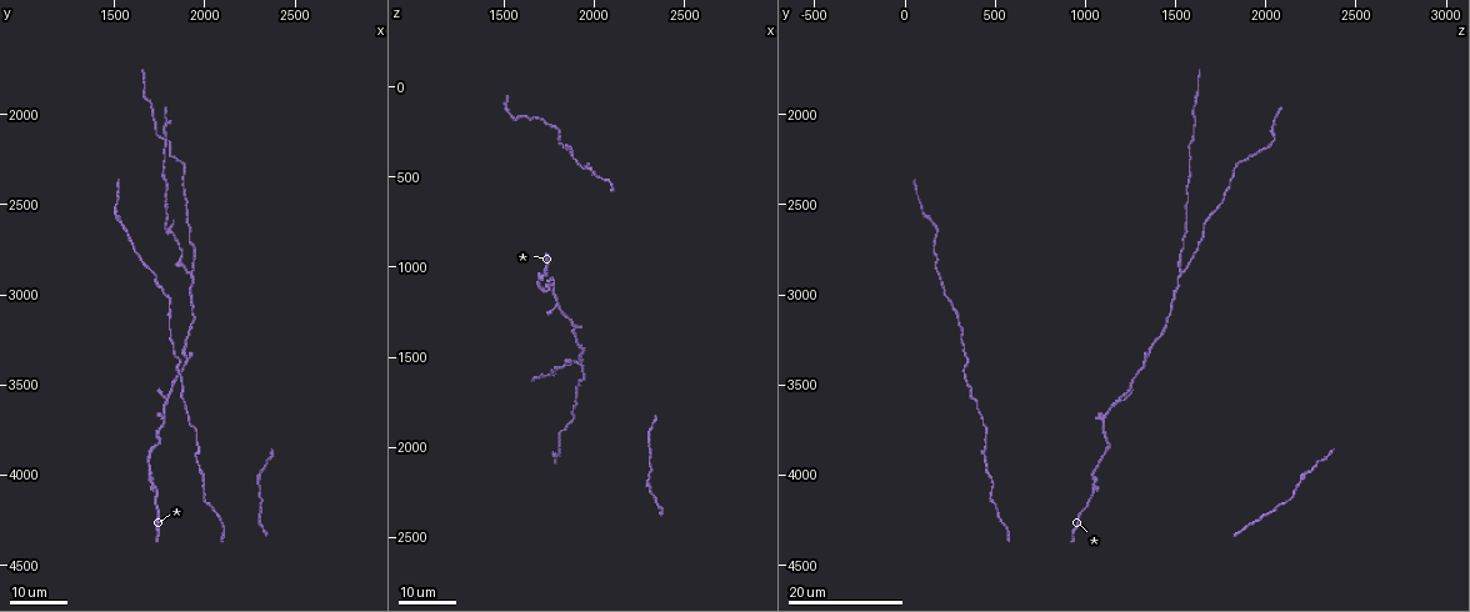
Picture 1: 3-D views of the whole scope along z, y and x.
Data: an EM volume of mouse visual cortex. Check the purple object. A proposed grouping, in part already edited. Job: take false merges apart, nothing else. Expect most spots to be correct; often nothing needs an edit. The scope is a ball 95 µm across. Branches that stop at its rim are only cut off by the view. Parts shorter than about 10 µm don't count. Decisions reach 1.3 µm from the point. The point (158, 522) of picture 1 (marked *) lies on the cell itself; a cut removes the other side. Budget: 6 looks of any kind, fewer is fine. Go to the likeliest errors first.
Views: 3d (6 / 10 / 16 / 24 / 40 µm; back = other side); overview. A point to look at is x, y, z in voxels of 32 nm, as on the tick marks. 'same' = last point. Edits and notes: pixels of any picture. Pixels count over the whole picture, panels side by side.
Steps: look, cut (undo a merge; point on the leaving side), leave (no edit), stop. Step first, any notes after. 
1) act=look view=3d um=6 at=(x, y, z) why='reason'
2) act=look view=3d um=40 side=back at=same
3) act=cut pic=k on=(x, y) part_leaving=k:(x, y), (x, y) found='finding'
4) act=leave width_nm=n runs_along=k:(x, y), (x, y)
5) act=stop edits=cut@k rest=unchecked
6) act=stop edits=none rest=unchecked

act=look view=3d um=16 at=(1920, 2880, 1540)

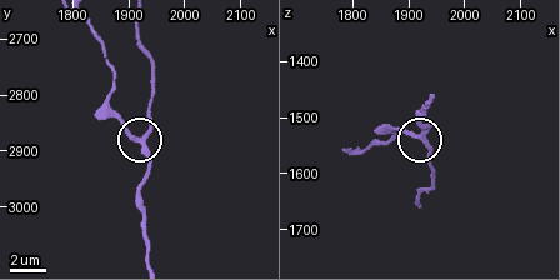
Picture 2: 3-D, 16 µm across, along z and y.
act=look view=3d um=6 at=(1915, 2875, 1530)

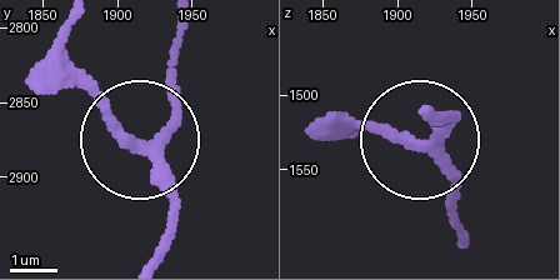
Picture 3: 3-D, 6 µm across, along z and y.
act=leave runs_along=3:(161, 258), (165, 186), (145, 141), (173, 114), (176, 59) found='one cell here'

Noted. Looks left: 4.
act=look view=3d um=16 at=(1800, 3680, 1120)

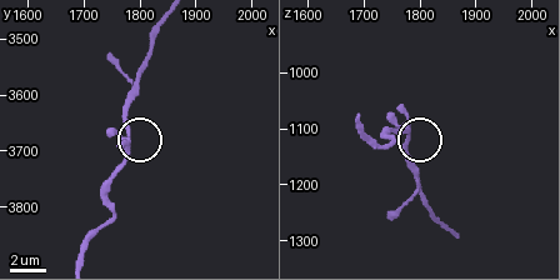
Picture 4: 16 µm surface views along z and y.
act=look view=3d um=10 at=(1780, 3660, 1115)

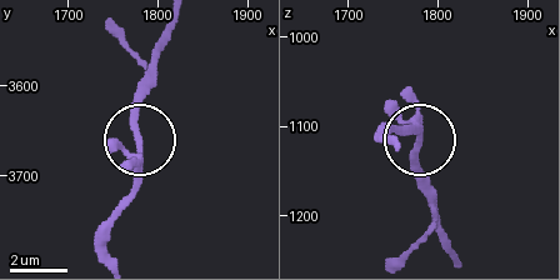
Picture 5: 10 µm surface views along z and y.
act=leave arms=3 found='all the same cell'

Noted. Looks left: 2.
act=stop edits=none rest=unchecked

